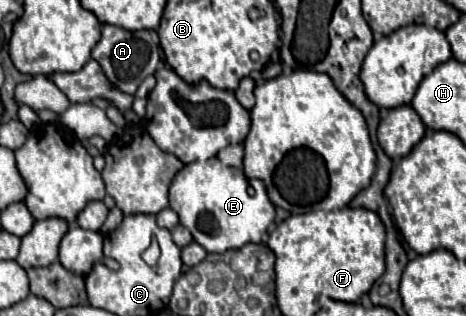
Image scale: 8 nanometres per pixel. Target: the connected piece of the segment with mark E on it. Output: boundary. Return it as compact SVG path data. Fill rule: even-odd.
M217 157L185 165L169 187L169 207L191 231L193 239L209 253L239 249L247 243L261 243L263 233L275 219L275 207L265 193L261 179L247 179L241 169L223 165Z

